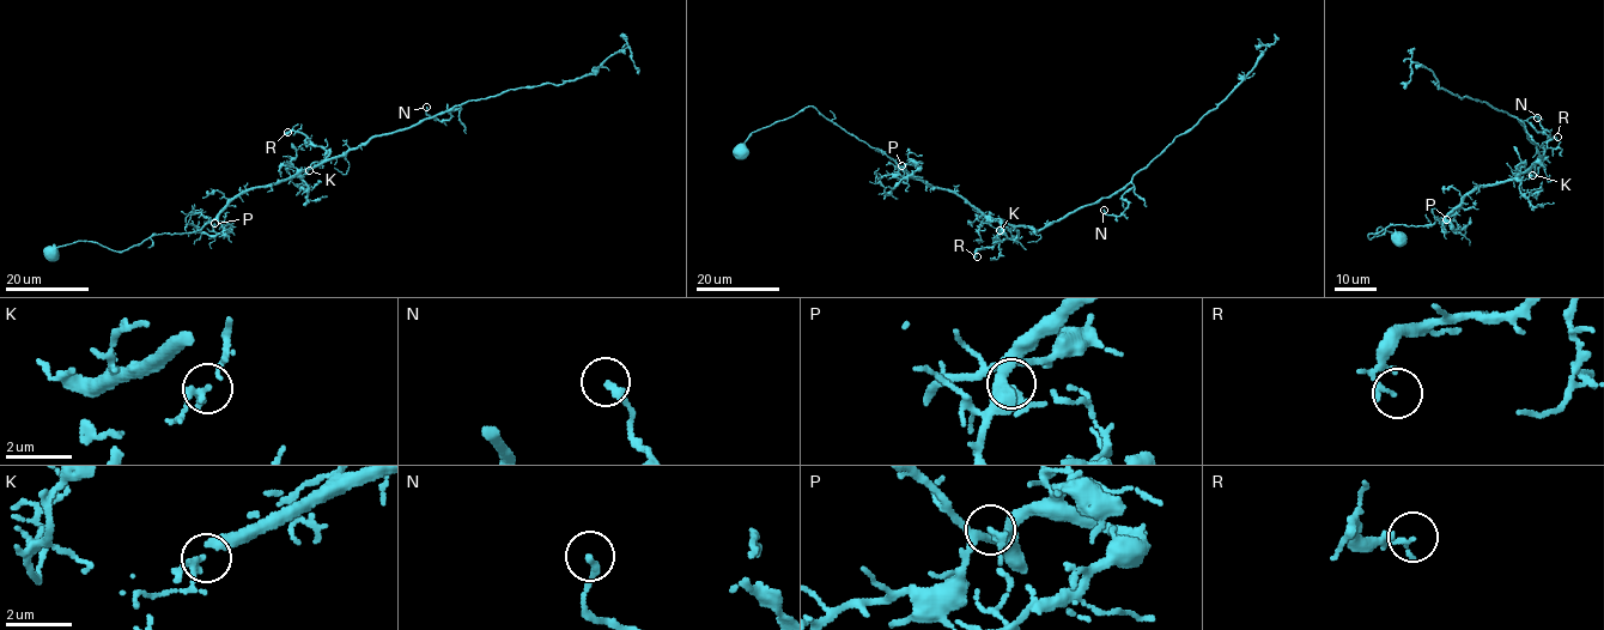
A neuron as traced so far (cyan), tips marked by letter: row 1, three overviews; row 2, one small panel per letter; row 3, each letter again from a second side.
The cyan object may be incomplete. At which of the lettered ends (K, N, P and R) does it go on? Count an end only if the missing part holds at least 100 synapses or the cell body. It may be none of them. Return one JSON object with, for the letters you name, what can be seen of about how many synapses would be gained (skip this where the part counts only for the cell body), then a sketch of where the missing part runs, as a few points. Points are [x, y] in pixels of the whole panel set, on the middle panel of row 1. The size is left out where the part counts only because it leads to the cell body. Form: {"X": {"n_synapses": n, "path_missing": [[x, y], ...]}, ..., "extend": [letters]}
{"extend": []}

